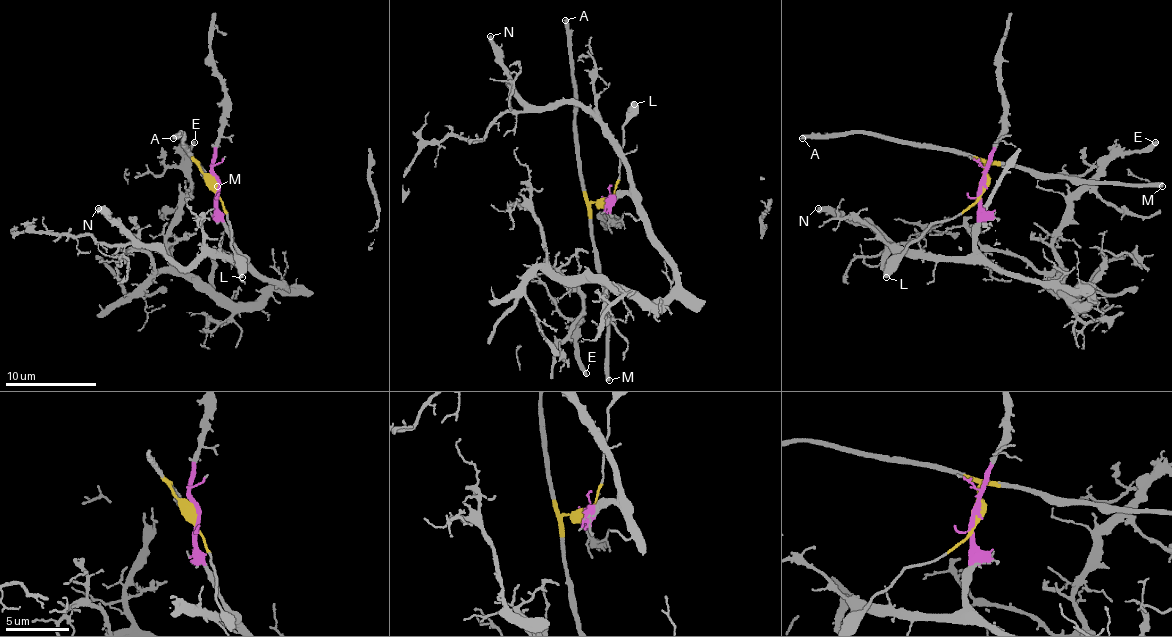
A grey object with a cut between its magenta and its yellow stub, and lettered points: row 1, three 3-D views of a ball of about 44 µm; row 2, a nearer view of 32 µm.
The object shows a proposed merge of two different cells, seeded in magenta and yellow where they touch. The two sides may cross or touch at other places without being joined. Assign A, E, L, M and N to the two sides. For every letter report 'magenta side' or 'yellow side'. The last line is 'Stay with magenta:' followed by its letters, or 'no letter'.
A: yellow side
E: magenta side
L: yellow side
M: yellow side
N: magenta side
Stay with magenta: E, N

